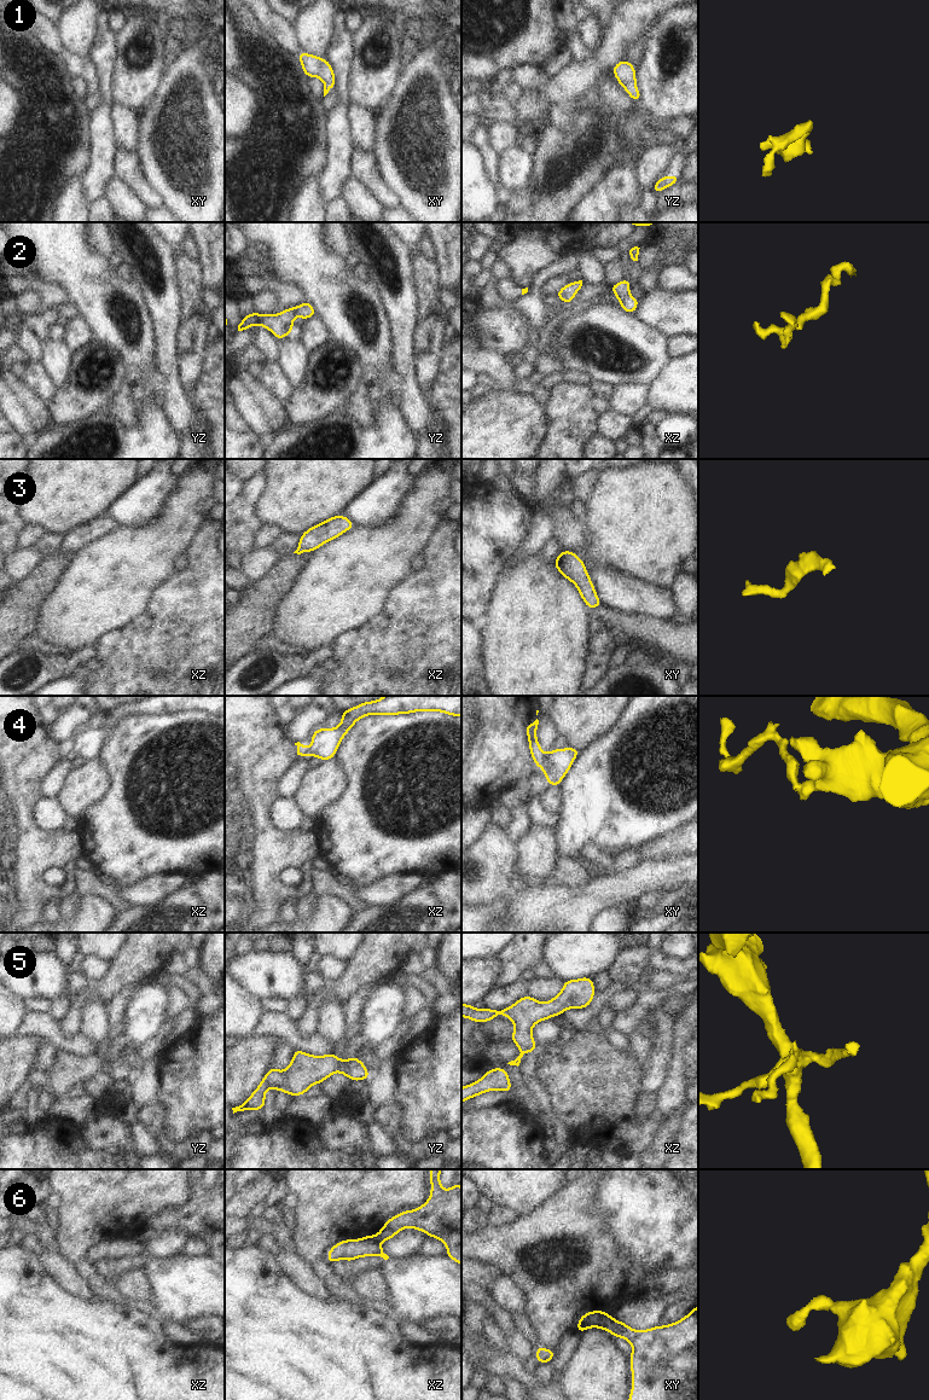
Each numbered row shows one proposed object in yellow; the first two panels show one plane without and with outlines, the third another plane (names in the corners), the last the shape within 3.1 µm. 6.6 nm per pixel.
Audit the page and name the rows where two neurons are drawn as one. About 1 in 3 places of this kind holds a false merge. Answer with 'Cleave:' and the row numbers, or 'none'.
Cleave: 4, 6

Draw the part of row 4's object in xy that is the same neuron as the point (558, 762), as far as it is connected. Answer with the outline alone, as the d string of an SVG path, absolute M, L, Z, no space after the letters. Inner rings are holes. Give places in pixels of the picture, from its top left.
M576 748L552 749L546 756L545 777L548 785L558 786L581 750Z

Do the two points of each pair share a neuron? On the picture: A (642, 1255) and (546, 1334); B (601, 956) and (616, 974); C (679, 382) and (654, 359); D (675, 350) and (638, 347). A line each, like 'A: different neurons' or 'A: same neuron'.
A: different neurons
B: different neurons
C: different neurons
D: different neurons

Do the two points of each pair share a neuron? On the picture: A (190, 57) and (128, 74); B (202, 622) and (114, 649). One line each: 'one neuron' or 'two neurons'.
A: two neurons
B: one neuron

